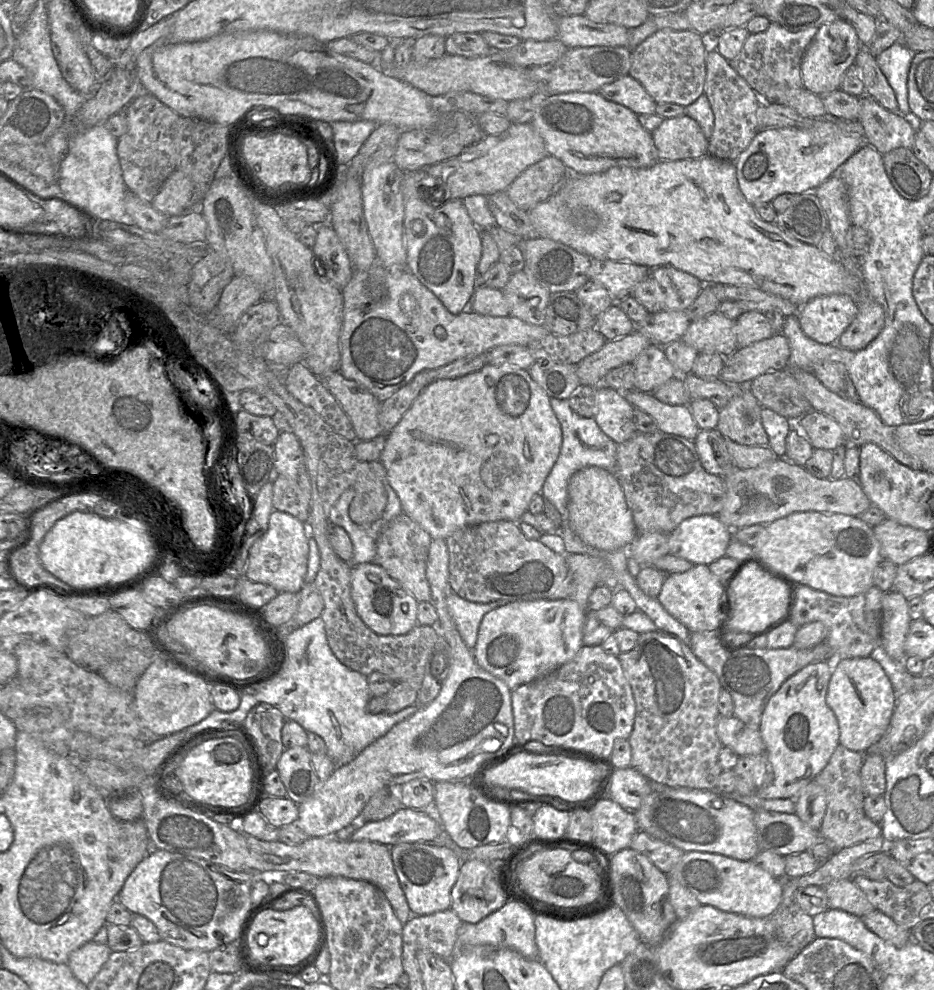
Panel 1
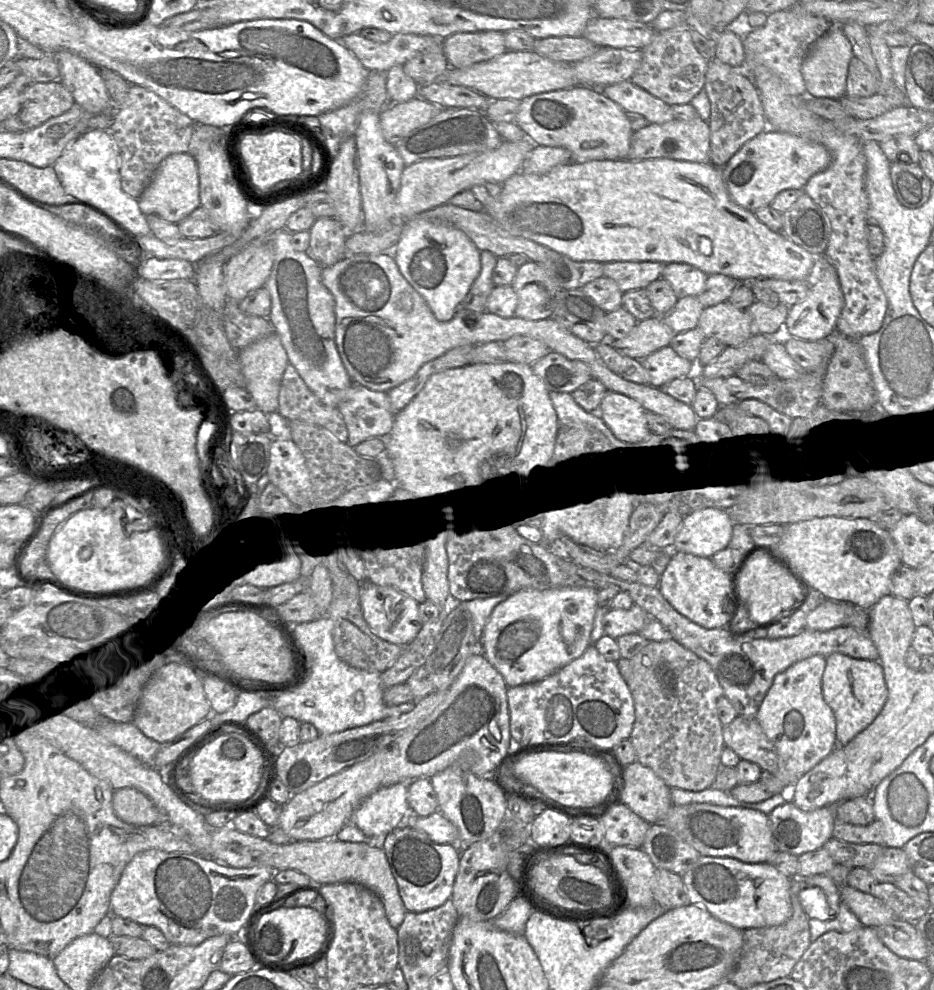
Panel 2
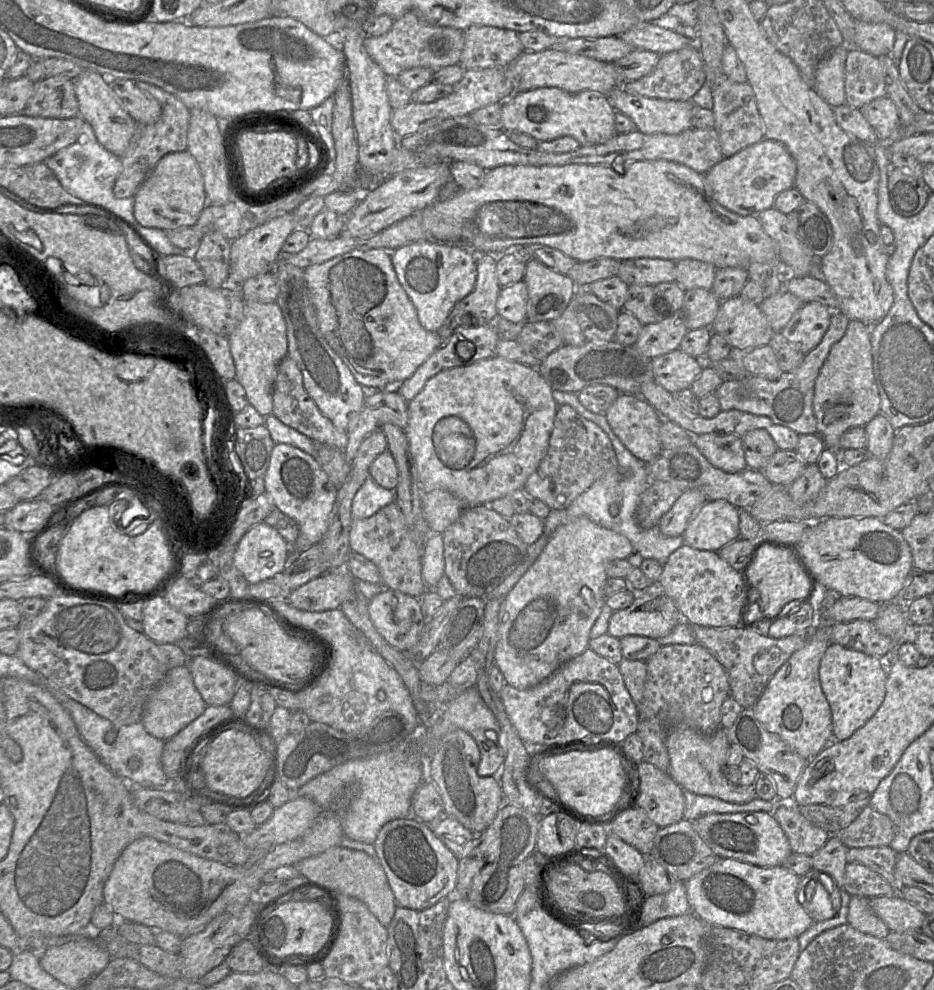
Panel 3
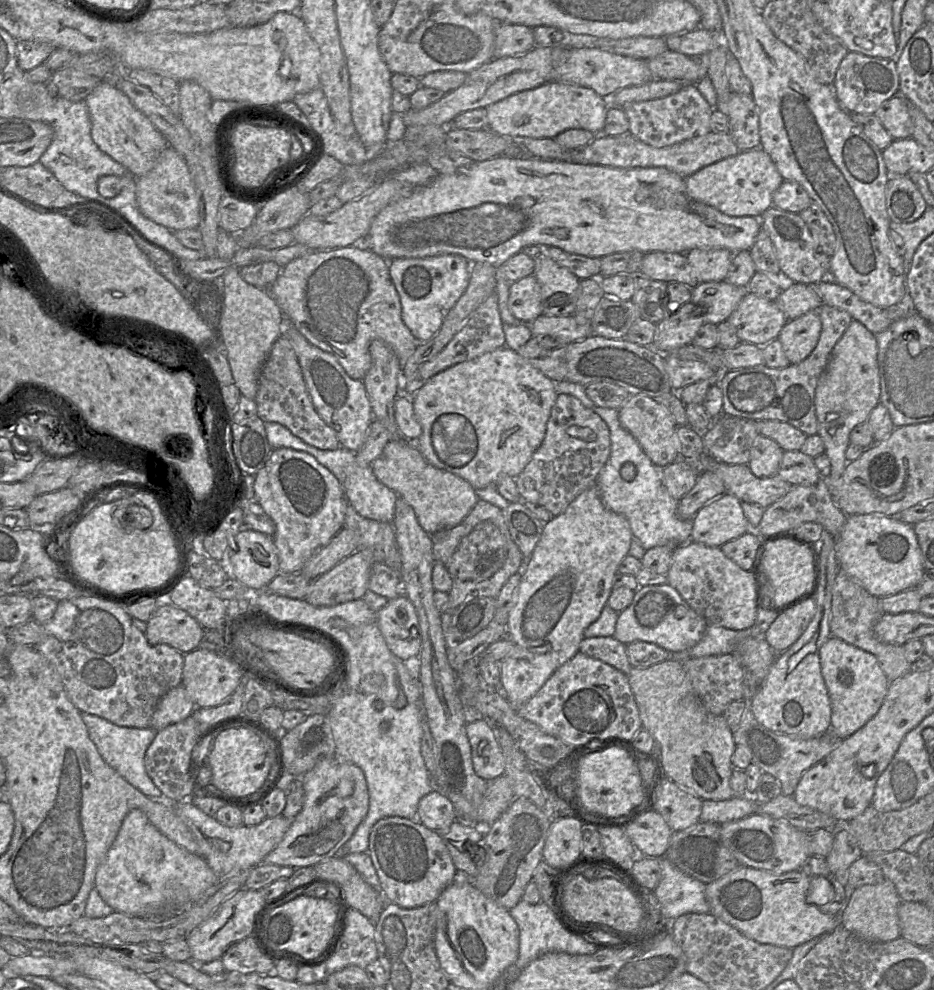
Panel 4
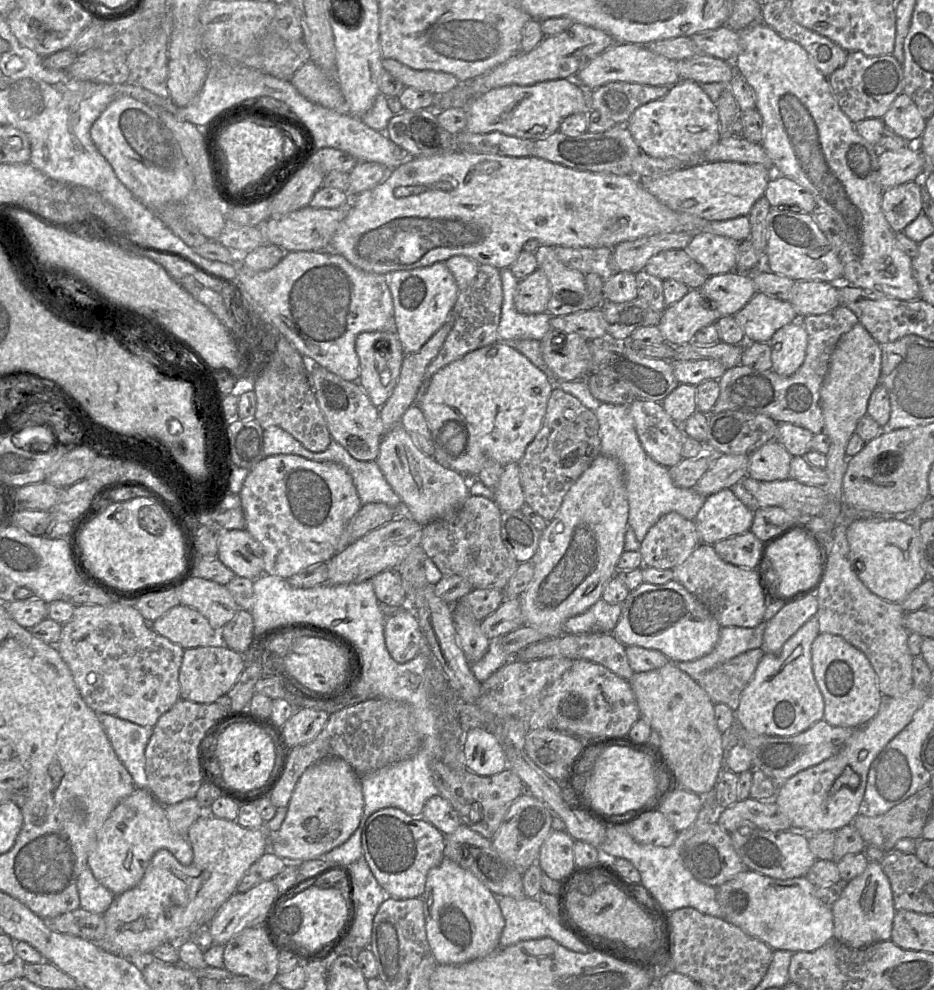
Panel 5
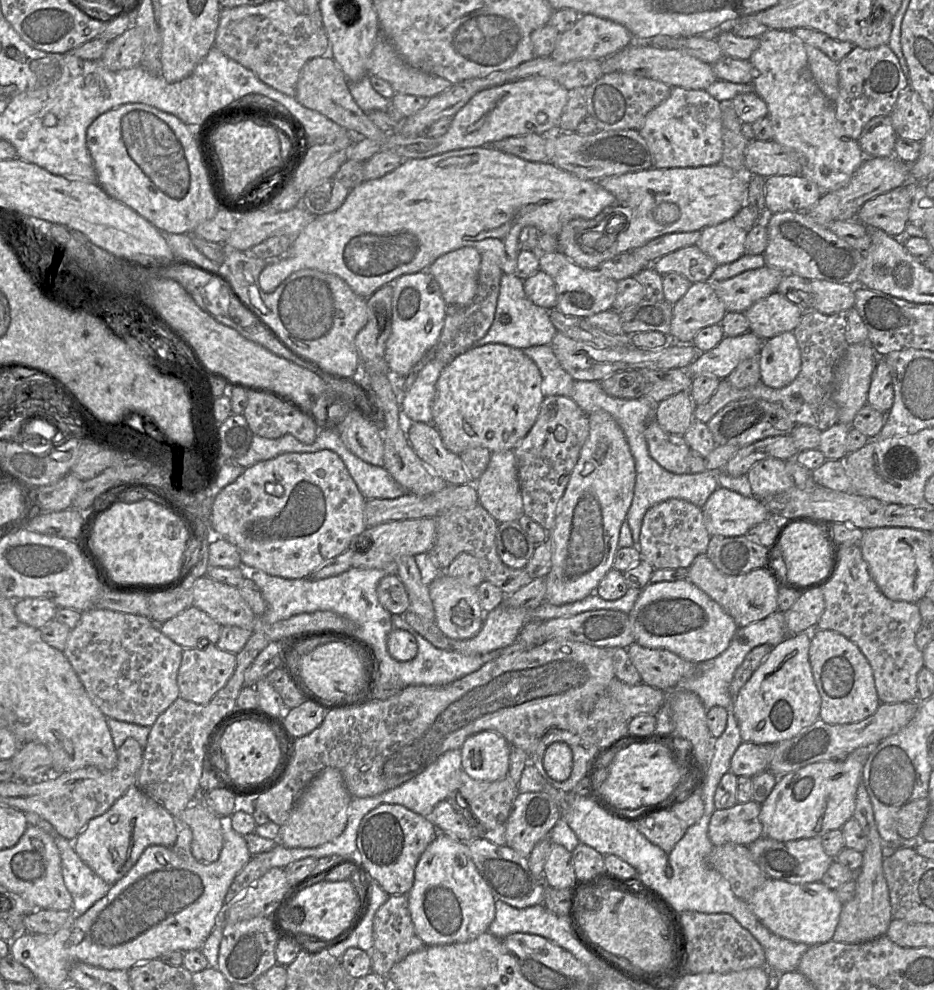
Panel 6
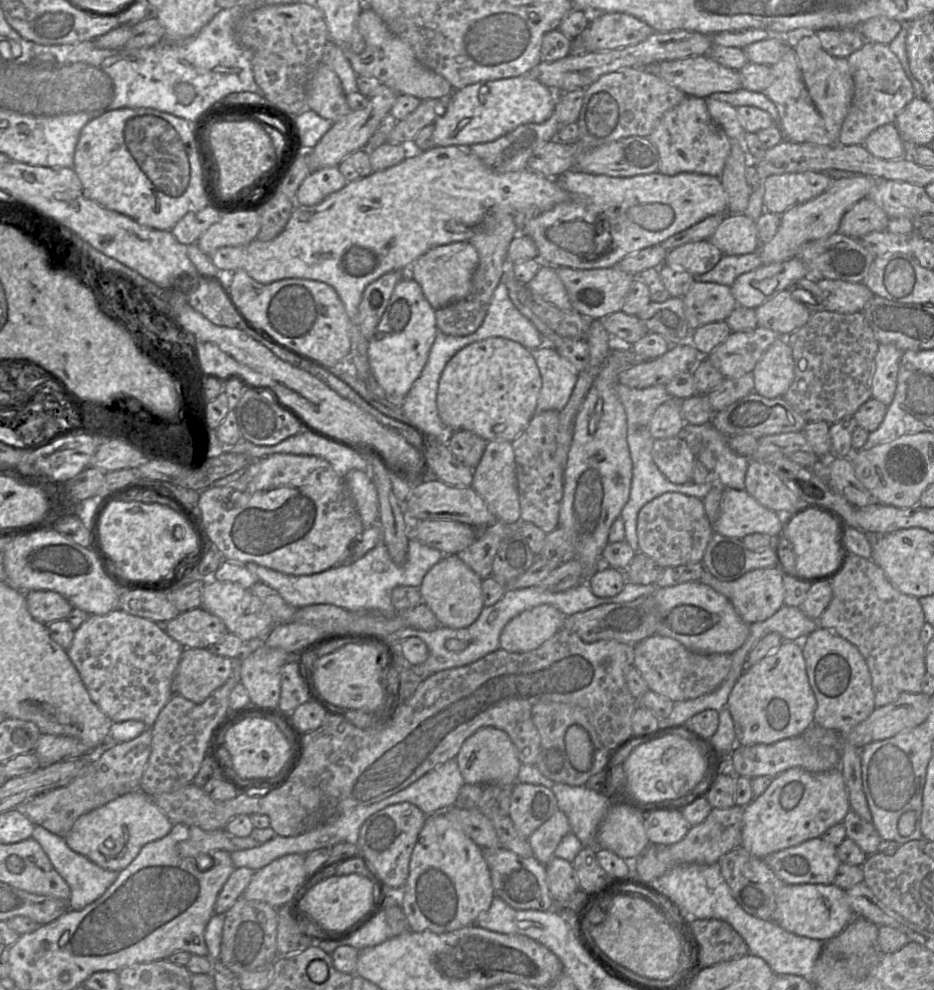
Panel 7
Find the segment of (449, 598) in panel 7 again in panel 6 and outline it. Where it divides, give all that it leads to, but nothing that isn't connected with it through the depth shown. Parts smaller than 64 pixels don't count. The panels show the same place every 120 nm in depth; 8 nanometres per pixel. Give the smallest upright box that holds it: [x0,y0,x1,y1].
[428,572,485,640]

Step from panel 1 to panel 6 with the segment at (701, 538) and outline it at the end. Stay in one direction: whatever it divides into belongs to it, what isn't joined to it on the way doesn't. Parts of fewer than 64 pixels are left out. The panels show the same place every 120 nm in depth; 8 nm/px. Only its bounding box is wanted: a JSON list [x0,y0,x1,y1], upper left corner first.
[702,486,771,536]

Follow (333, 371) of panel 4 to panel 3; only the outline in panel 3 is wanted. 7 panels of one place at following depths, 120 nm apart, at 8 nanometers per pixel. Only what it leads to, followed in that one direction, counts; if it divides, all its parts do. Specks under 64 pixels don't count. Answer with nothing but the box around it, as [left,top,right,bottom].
[273,255,367,431]

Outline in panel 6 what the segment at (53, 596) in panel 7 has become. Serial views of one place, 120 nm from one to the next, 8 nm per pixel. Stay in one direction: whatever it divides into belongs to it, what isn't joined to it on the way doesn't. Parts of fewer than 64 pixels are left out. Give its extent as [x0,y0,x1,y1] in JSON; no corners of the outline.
[14,598,59,629]

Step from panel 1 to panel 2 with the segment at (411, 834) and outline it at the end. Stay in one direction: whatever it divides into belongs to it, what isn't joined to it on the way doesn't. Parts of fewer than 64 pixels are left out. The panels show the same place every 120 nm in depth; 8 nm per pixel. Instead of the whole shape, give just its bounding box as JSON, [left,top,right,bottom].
[400,811,459,844]

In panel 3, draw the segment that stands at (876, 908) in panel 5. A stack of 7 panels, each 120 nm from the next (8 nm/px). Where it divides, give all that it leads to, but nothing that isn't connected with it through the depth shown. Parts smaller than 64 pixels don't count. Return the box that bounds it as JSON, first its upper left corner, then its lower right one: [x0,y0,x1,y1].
[847,896,890,939]

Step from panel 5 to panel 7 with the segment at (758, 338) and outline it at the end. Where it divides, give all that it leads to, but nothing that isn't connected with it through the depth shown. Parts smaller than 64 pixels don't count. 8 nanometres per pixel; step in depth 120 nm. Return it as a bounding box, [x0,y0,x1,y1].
[755,290,812,337]

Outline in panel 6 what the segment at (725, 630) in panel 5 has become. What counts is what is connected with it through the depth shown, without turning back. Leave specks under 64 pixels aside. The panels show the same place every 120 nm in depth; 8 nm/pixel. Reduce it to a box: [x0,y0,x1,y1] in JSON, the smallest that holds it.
[674,610,789,710]

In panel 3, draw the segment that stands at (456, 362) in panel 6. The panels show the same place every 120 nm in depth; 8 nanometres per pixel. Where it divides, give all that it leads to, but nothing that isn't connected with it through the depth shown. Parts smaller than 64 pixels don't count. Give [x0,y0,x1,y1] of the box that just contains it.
[404,355,558,506]

